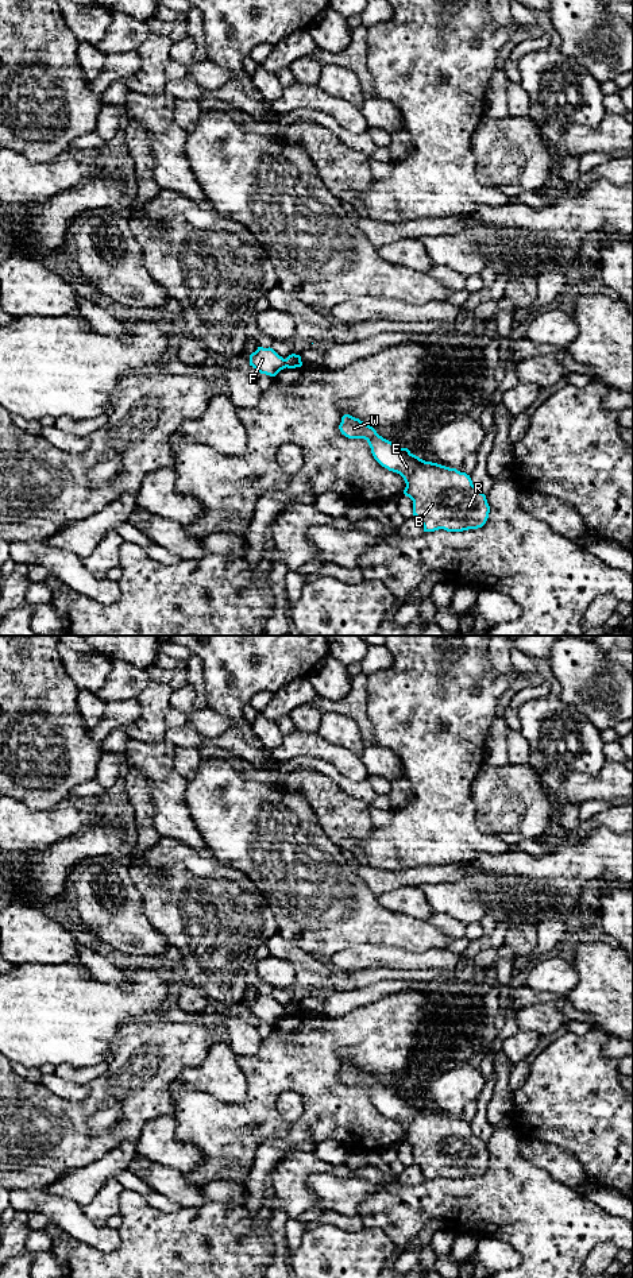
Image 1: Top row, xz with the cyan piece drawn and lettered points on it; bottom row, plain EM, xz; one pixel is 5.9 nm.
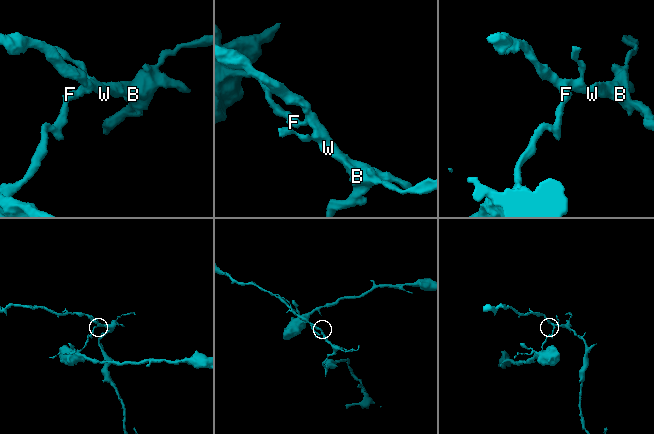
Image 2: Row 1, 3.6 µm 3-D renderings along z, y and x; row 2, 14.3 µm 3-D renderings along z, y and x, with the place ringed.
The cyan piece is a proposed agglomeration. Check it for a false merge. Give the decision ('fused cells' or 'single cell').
fused cells

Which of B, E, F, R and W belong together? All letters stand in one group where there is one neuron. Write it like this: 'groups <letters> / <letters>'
groups B E R W / F

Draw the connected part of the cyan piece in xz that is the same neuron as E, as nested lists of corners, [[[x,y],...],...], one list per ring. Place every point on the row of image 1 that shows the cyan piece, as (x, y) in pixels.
[[[350,414],[341,417],[339,429],[348,439],[364,439],[374,459],[404,478],[404,494],[413,501],[413,516],[421,521],[424,532],[463,532],[486,524],[490,513],[486,495],[466,472],[425,462]]]

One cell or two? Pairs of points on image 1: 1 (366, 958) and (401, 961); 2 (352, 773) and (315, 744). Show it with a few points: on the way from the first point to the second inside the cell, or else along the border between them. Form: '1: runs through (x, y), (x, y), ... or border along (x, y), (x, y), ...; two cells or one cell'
1: runs through (374, 958), (393, 958); one cell
2: runs through (343, 764), (332, 753), (324, 751); one cell

